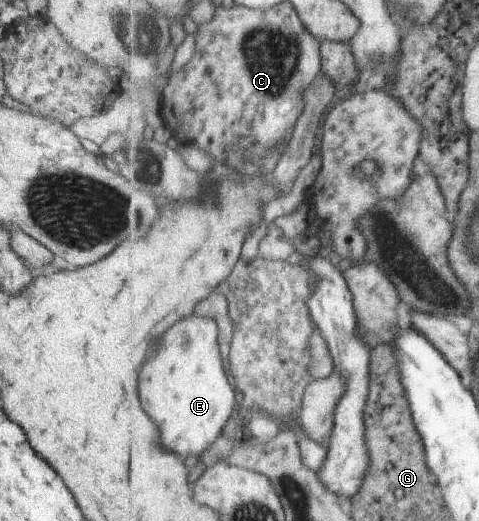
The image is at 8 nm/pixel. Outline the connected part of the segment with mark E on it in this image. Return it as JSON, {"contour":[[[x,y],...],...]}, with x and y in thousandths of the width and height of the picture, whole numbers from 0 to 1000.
{"contour":[[[405,601],[340,643],[324,681],[294,712],[294,770],[340,823],[340,854],[382,879],[428,866],[499,777],[501,754],[478,739],[463,687],[449,614]]]}

